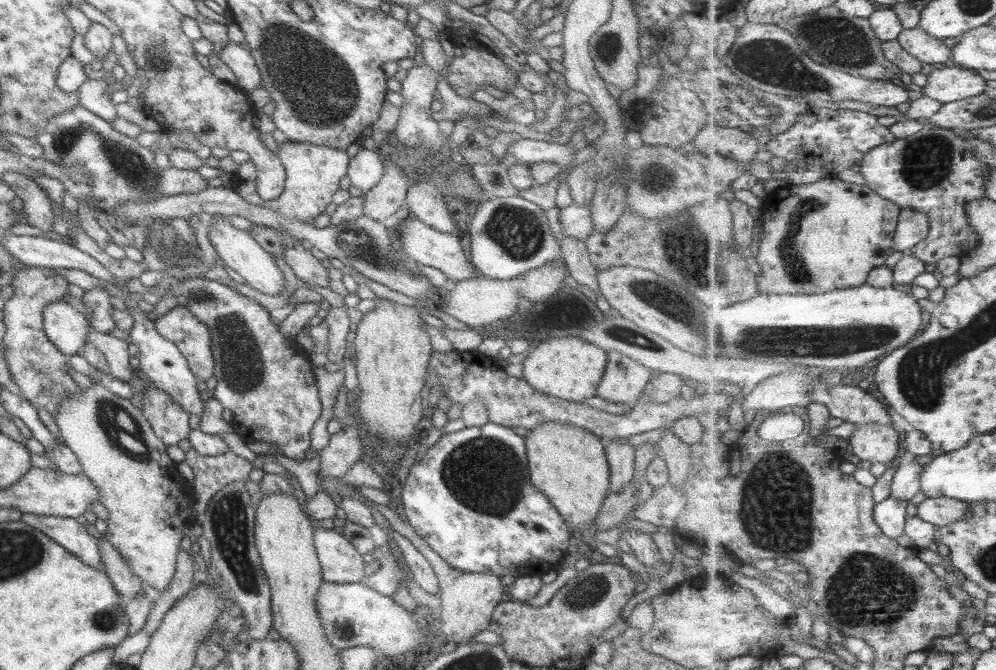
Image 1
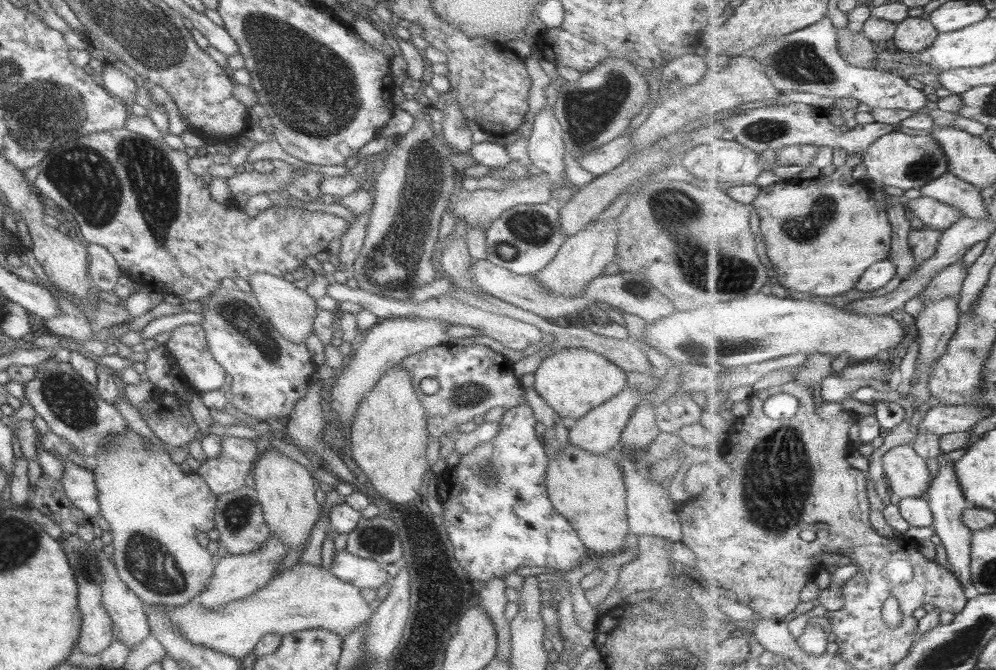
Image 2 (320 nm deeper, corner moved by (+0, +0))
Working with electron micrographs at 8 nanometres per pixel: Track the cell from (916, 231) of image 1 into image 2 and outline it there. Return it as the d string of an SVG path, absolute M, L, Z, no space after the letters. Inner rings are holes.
M927 196L910 200L906 206L917 215L925 227L942 231L951 228L964 217L964 212L960 208Z

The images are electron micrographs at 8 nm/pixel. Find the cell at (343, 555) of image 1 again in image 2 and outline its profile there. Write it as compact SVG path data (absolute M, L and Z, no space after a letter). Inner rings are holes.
M345 550L333 553L329 572L339 580L345 581L355 588L371 588L376 590L383 586L391 577L385 567L375 560L361 559Z

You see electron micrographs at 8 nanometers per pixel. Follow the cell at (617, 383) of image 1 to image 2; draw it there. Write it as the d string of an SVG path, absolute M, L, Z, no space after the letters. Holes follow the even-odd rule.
M626 386L613 399L591 408L581 418L568 424L568 444L591 454L606 454L610 448L613 448L618 443L621 431L630 418L631 412L639 404L640 398L634 390Z

